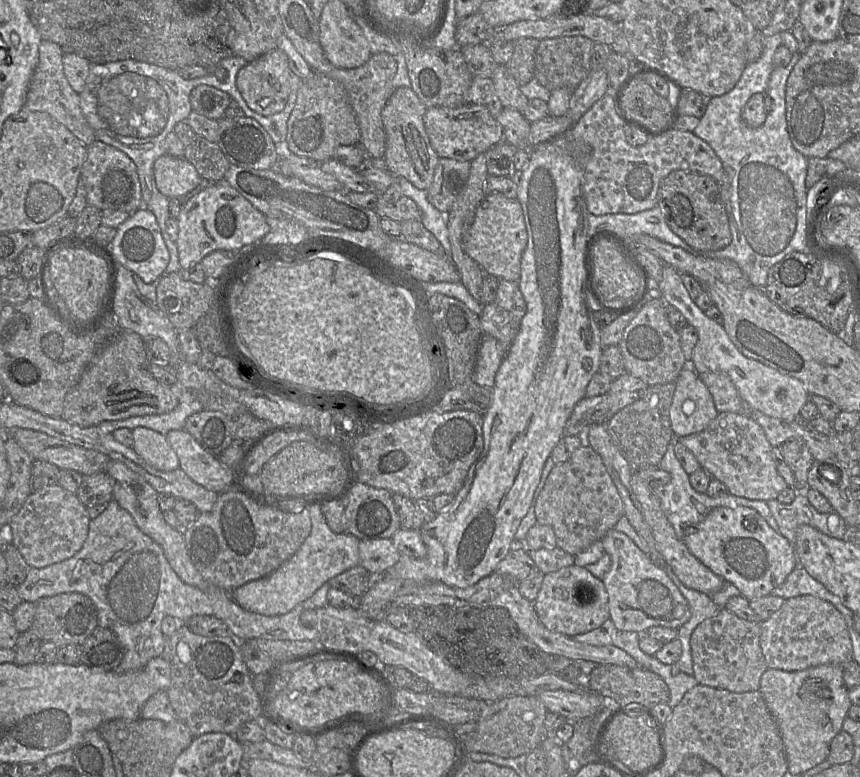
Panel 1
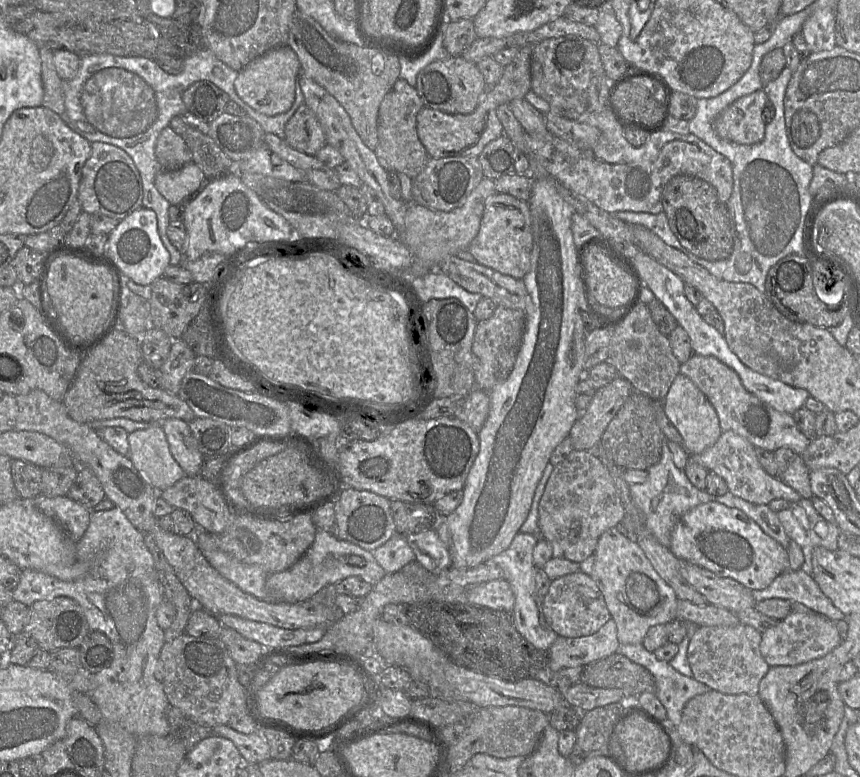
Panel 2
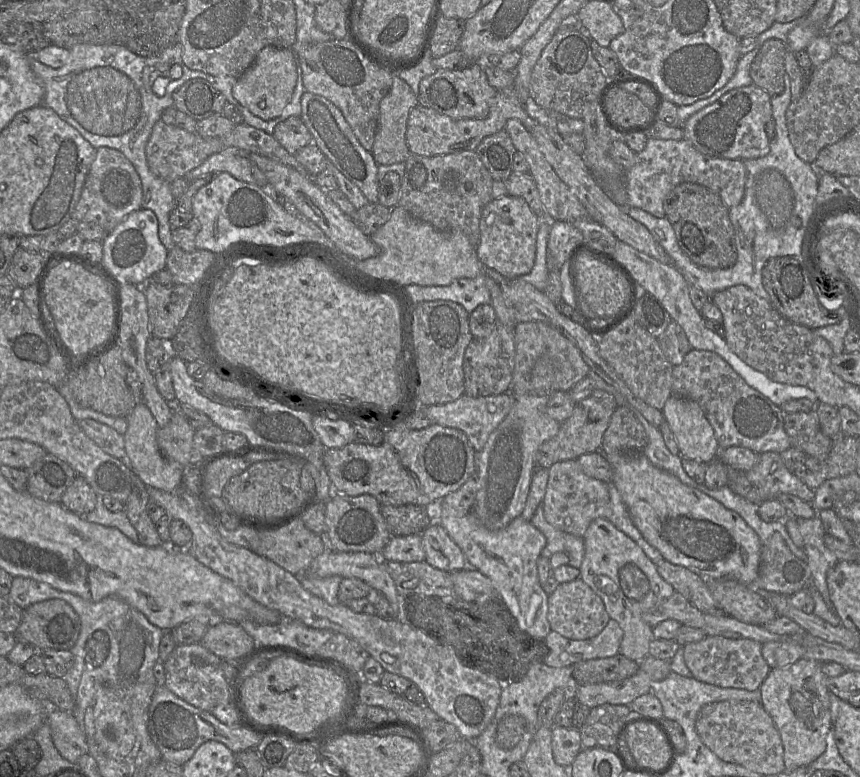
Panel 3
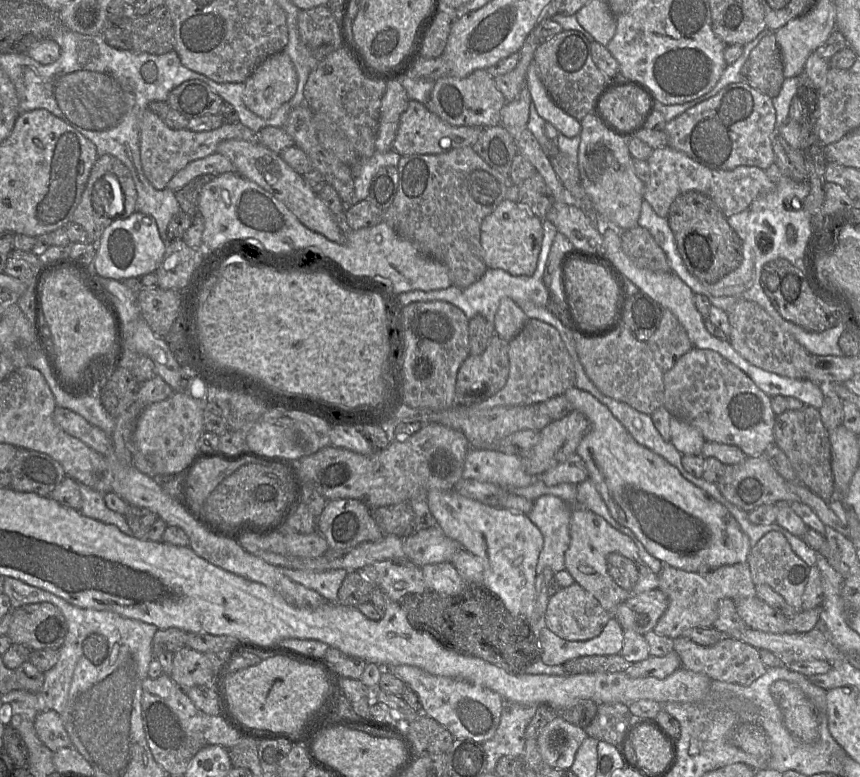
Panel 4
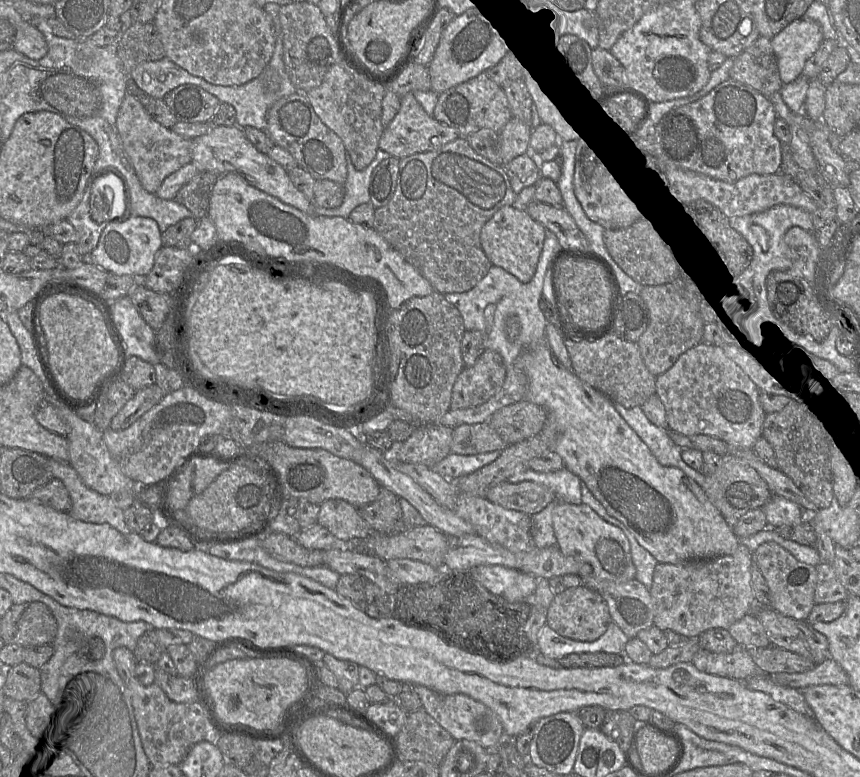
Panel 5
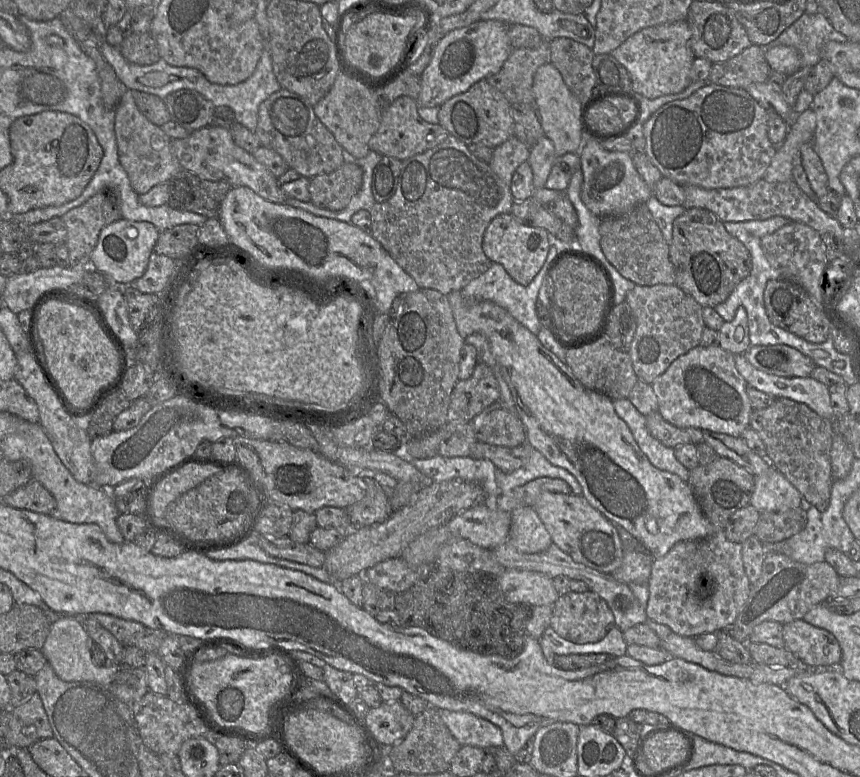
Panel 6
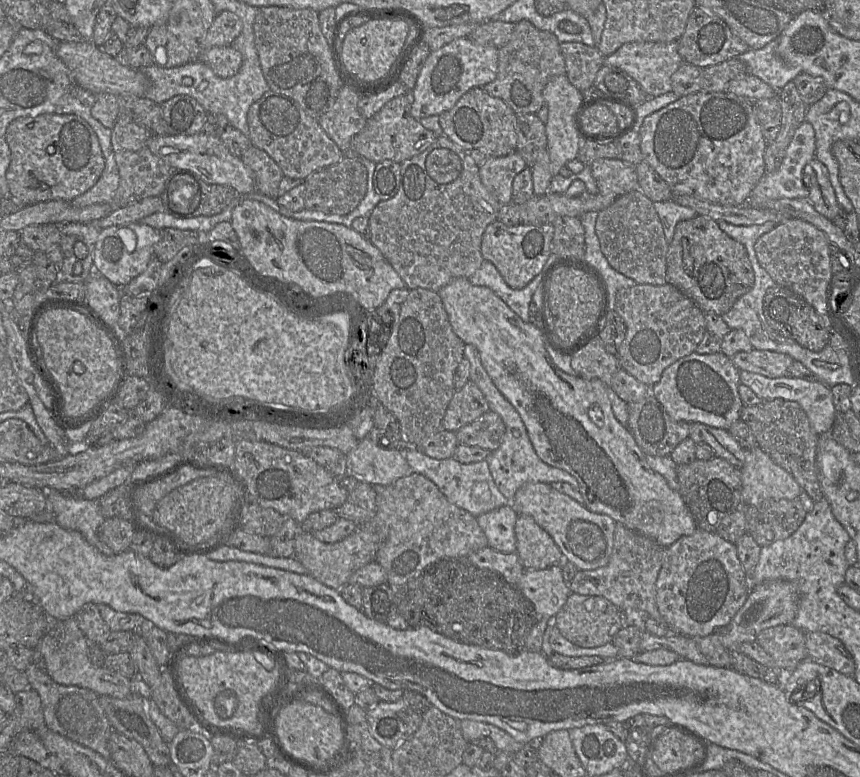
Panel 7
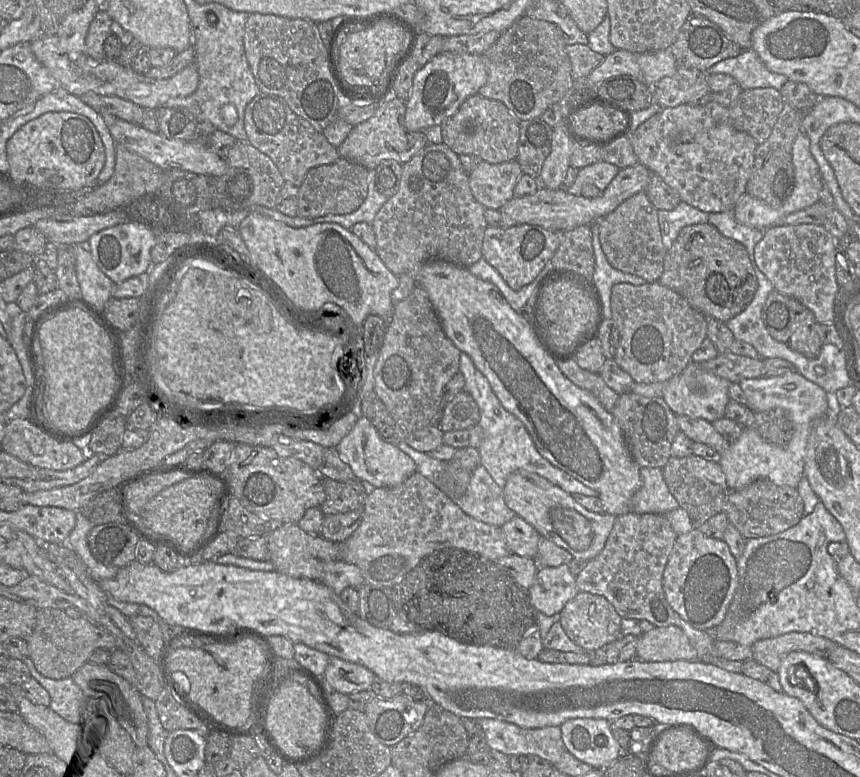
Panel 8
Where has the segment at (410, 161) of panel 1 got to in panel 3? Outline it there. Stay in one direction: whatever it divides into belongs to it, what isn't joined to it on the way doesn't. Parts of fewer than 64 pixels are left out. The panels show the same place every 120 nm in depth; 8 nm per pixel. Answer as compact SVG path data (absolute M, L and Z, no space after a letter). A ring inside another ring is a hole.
M397 75L379 105L378 125L372 155L378 165L406 162L411 156L406 143L410 111L419 104L417 95Z

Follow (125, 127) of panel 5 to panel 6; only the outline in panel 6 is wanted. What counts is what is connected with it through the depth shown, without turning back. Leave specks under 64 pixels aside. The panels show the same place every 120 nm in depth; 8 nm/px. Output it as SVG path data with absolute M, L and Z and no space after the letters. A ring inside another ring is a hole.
M124 89L115 109L115 135L119 161L127 172L134 191L142 195L154 186L170 181L182 170L182 166L172 151L172 139L139 111L132 91L135 90Z

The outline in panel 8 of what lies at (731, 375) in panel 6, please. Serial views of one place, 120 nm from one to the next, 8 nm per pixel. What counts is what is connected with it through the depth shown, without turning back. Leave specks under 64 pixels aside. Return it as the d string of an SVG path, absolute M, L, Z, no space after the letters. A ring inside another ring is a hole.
M690 361L679 373L665 382L662 398L675 415L704 419L710 423L725 417L725 408L730 401L730 382L704 370L700 363Z

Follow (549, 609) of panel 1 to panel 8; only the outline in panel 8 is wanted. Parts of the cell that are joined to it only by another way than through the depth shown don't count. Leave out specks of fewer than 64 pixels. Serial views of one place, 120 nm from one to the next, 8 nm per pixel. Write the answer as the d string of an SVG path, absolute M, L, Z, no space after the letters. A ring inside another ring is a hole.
M579 592L559 613L558 622L568 638L586 652L594 652L621 636L621 616L603 596Z

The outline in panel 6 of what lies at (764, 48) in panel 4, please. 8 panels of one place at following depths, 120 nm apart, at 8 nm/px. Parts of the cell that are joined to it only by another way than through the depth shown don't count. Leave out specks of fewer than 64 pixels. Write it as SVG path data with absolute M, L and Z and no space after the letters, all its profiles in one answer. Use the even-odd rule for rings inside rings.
M752 44L724 63L712 65L709 84L746 89L753 83L769 81L771 68L763 48Z

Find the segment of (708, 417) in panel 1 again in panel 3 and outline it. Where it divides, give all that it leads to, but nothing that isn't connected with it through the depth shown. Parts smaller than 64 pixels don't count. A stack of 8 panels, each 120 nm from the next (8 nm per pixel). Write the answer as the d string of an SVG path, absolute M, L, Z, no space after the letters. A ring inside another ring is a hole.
M672 394L662 413L683 458L706 464L717 458L719 443L698 403Z

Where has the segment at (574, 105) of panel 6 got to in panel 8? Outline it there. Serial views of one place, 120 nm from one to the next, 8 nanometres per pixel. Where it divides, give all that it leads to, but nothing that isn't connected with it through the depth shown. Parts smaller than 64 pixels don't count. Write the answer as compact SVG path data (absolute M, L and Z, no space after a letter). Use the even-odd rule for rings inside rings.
M562 123L553 127L551 151L545 159L538 181L542 187L562 187L564 175L570 167L574 143L569 139Z

